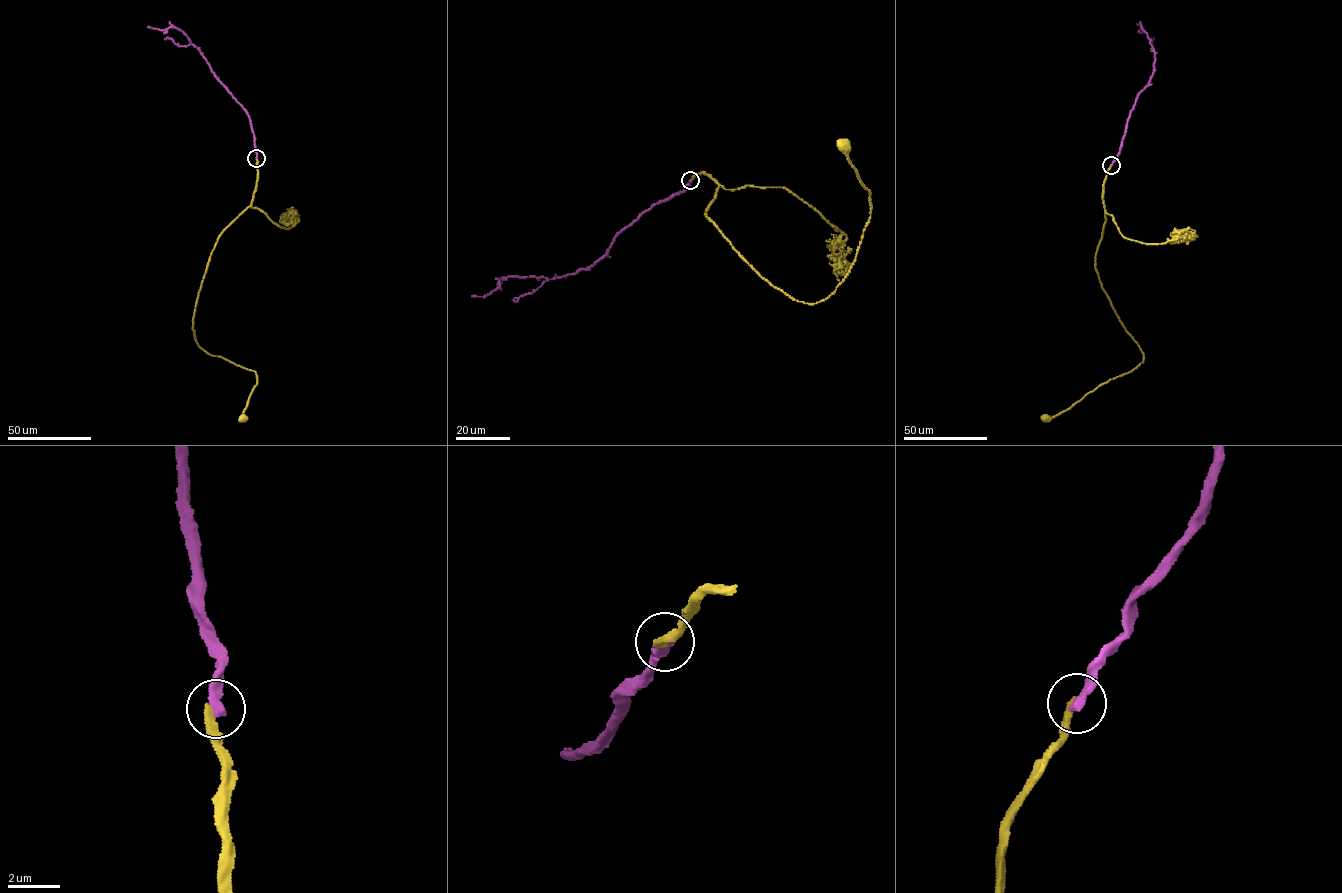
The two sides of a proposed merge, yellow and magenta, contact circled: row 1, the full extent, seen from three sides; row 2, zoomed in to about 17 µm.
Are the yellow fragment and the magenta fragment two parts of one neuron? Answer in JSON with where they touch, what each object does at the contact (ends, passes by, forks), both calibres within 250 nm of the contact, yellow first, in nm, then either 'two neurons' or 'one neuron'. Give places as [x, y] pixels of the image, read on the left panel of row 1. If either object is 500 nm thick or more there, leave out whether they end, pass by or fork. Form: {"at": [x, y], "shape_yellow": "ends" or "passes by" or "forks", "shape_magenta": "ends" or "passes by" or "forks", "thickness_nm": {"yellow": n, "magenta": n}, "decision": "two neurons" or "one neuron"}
{"at": [256, 158], "shape_yellow": "ends", "shape_magenta": "ends", "thickness_nm": {"yellow": 300, "magenta": 400}, "decision": "two neurons"}

